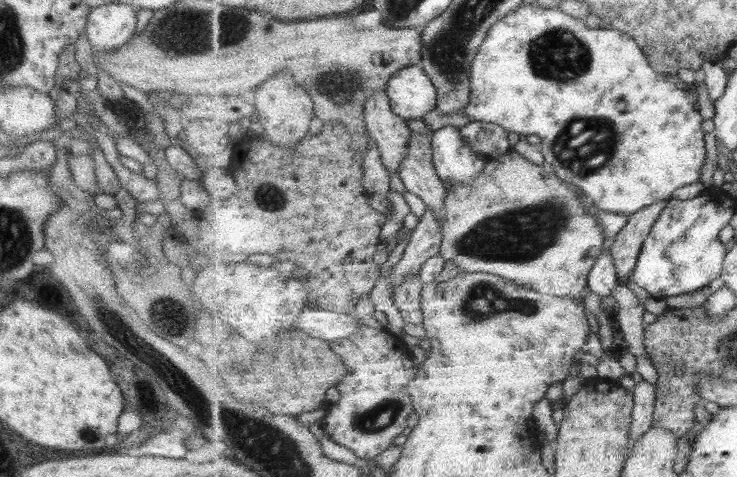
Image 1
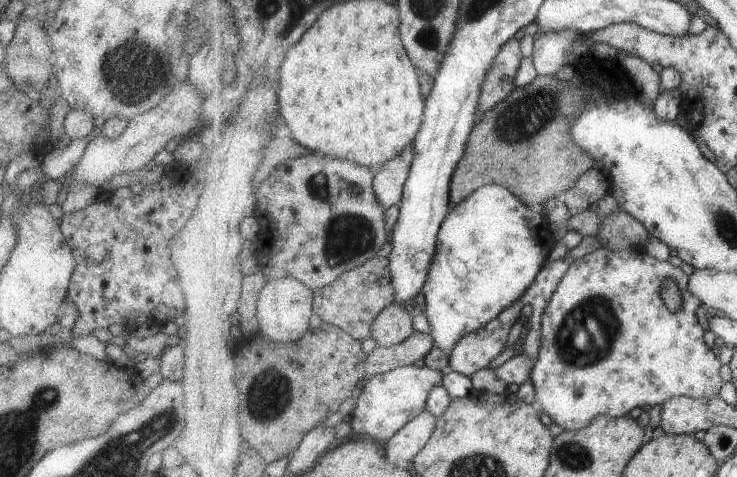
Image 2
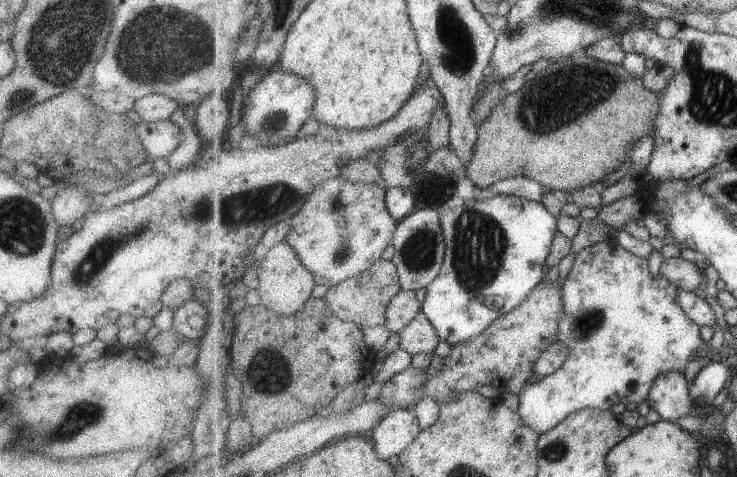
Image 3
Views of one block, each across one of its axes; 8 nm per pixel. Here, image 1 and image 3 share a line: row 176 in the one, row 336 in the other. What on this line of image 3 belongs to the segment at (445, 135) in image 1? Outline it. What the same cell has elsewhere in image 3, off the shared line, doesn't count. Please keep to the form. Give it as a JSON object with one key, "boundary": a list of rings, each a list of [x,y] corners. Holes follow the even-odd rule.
{"boundary":[[[456,195],[447,200],[443,205],[441,212],[441,224],[444,228],[444,237],[446,240],[446,255],[444,256],[444,263],[439,271],[439,276],[431,282],[428,286],[428,293],[426,299],[422,302],[422,311],[431,319],[431,322],[438,330],[439,336],[442,340],[447,340],[451,343],[451,346],[455,346],[460,342],[465,342],[475,338],[478,334],[481,334],[491,322],[496,318],[502,317],[503,314],[513,310],[516,306],[519,306],[527,297],[530,296],[531,291],[544,279],[547,257],[549,256],[554,236],[558,231],[558,216],[553,216],[547,206],[541,201],[530,201],[523,197],[515,195],[495,195],[485,200],[478,201],[475,198],[472,199],[460,199]]]}

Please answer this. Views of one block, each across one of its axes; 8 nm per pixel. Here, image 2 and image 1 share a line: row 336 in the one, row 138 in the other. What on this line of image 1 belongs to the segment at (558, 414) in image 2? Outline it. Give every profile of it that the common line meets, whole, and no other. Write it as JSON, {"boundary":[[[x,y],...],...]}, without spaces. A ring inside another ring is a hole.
{"boundary":[[[534,1],[530,4],[525,3],[491,28],[477,58],[473,61],[471,78],[471,101],[465,108],[469,118],[473,121],[499,124],[508,132],[515,132],[517,135],[538,136],[542,140],[539,147],[548,167],[569,185],[579,187],[601,210],[632,215],[652,204],[668,201],[677,188],[695,184],[703,176],[705,162],[707,162],[707,148],[705,148],[705,130],[701,126],[701,112],[695,108],[697,88],[693,83],[681,82],[677,75],[665,75],[659,73],[654,67],[651,68],[651,64],[647,62],[647,56],[641,52],[633,37],[626,32],[602,27],[589,28],[584,18],[573,18],[558,8],[542,8]]]}

